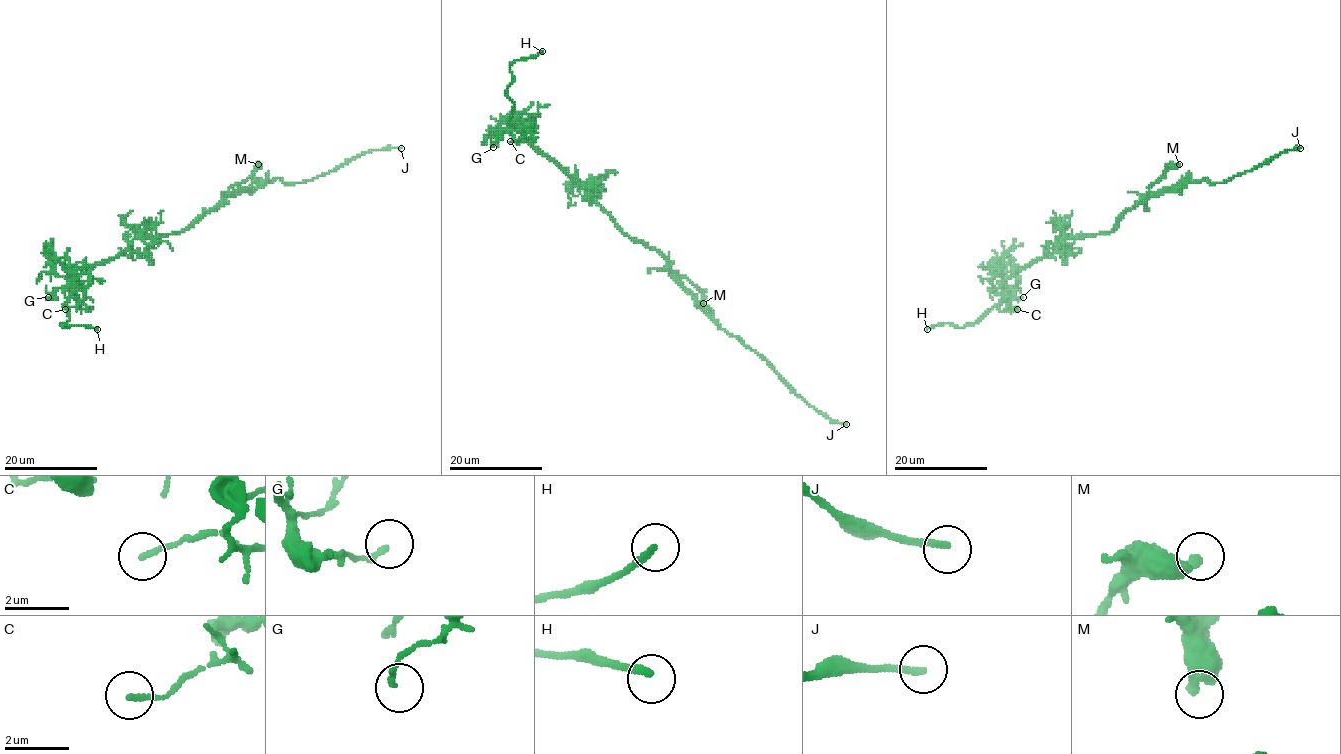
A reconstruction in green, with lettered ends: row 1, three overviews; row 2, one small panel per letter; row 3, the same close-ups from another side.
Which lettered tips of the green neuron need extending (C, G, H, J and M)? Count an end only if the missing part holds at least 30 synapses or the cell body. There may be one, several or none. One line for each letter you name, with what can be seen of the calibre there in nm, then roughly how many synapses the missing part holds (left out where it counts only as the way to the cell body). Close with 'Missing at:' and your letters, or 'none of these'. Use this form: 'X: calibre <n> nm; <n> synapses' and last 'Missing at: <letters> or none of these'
H: calibre 200 nm
J: calibre 200 nm; 70 synapses
Missing at: H, J

